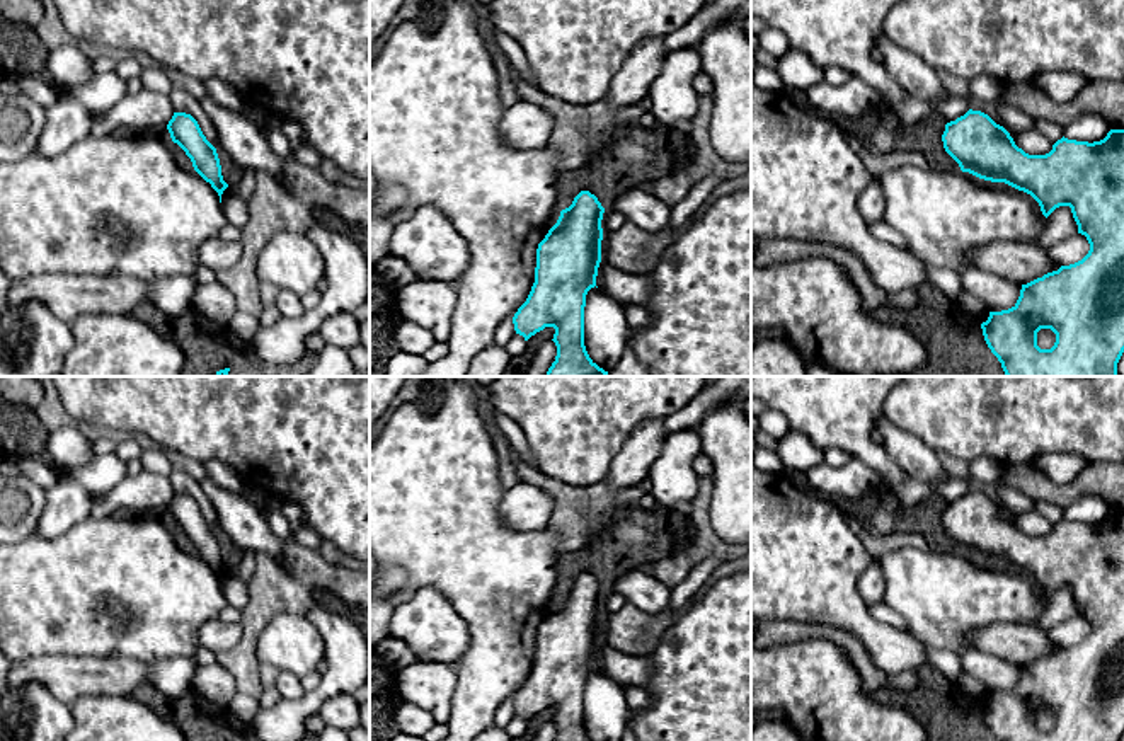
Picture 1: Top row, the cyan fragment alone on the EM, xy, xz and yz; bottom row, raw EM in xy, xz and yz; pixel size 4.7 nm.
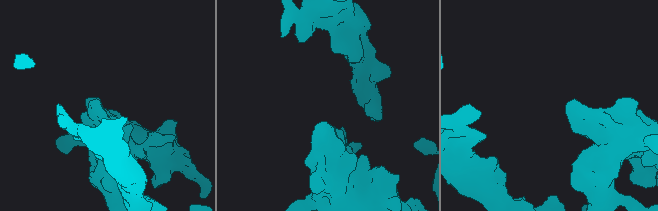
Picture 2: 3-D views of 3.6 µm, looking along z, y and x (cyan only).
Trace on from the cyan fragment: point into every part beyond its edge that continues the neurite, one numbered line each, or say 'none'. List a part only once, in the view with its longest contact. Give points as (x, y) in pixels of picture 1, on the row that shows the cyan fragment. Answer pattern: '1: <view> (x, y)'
none

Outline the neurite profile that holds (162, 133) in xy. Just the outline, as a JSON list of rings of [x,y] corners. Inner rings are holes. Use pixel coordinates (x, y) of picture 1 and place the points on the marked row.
[[[167,126],[153,128],[153,129],[146,131],[146,135],[157,136],[158,140],[170,143],[172,148],[174,148],[174,153],[175,153],[177,162],[179,162],[184,169],[194,170],[192,162],[191,162],[191,158],[186,155],[186,152],[184,152],[177,143],[172,141]]]

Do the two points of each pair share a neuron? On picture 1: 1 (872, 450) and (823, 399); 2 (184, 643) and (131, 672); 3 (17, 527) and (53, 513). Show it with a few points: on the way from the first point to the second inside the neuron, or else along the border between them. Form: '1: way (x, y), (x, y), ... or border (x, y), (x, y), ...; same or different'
1: way (860, 438), (835, 411); same
2: border (109, 656), (149, 661); different
3: border (46, 491), (43, 513), (33, 532); different

